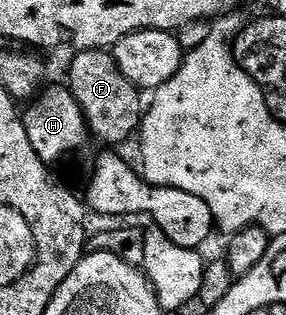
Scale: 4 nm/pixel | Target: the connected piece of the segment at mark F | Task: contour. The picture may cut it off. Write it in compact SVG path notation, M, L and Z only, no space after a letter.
M82 49L76 54L77 58L69 65L69 80L67 86L78 101L79 107L85 116L88 132L106 141L106 146L117 147L120 141L125 141L129 136L136 134L141 128L143 116L143 101L141 105L142 90L136 89L119 71L112 52L104 49Z

